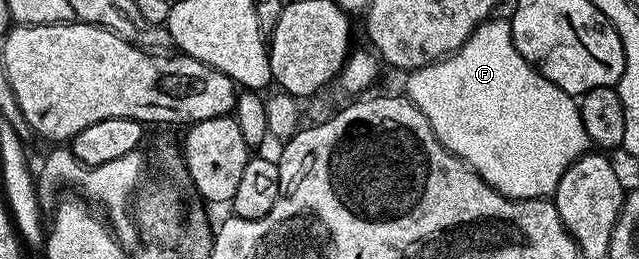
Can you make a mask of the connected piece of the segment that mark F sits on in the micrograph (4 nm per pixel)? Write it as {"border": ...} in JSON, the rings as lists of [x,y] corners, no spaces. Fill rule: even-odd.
{"border":[[[492,18],[483,21],[469,39],[450,56],[445,56],[442,60],[434,60],[423,68],[414,69],[408,76],[411,77],[407,80],[405,95],[408,100],[414,102],[417,110],[421,110],[421,114],[425,114],[433,134],[437,134],[439,141],[454,156],[461,158],[486,184],[493,186],[493,190],[497,190],[503,196],[508,196],[514,200],[541,200],[554,197],[557,182],[561,182],[561,174],[565,174],[565,170],[569,170],[569,166],[578,156],[584,155],[588,151],[589,141],[585,134],[585,126],[581,126],[581,114],[576,97],[557,86],[553,86],[553,82],[546,80],[534,64],[530,64],[525,58],[521,58],[521,54],[513,42],[510,23],[506,19]]]}

